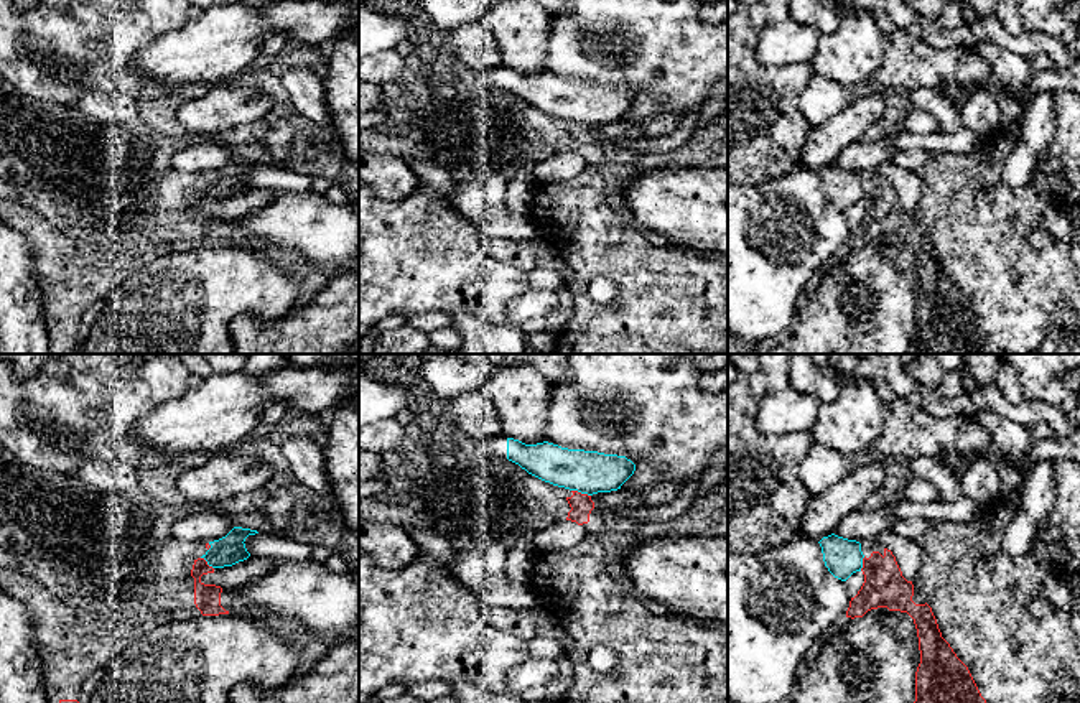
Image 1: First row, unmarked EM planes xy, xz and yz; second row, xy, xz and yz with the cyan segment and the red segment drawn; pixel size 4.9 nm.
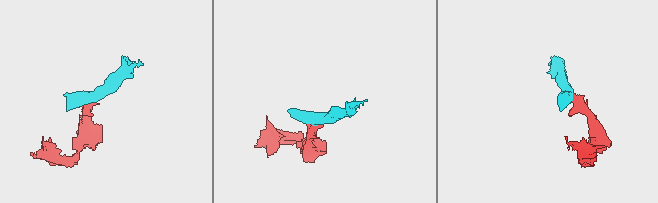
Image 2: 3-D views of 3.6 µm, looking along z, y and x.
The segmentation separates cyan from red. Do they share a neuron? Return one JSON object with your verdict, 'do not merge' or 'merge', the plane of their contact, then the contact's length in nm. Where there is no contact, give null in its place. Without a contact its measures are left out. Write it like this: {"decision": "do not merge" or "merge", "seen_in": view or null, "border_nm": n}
{"decision": "do not merge", "seen_in": "xz", "border_nm": 100}

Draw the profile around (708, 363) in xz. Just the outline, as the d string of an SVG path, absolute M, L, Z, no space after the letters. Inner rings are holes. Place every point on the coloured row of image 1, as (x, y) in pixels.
M683 354L705 372L728 369L728 354Z

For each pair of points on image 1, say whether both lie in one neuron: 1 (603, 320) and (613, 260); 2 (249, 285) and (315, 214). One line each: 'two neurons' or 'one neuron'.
1: one neuron
2: two neurons

